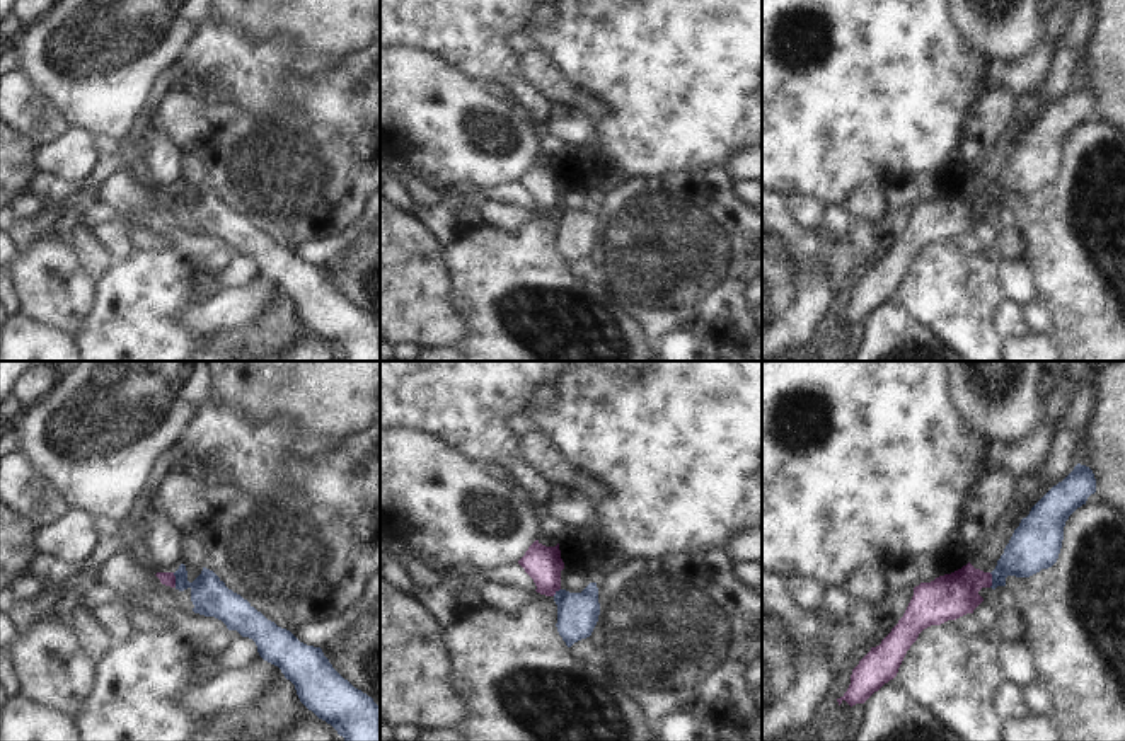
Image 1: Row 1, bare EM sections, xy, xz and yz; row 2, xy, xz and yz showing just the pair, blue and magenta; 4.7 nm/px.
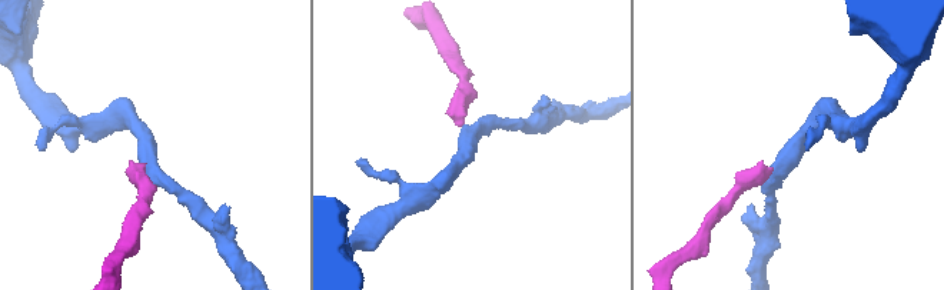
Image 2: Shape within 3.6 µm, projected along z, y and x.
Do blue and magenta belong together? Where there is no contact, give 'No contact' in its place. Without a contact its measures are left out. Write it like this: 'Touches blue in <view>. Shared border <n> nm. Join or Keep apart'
Touches blue in xy. Shared border 70 nm. Keep apart.

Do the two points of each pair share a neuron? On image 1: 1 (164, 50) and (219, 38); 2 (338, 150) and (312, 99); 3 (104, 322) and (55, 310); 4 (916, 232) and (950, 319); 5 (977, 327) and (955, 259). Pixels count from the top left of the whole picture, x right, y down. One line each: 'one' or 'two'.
1: two
2: one
3: two
4: two
5: one

